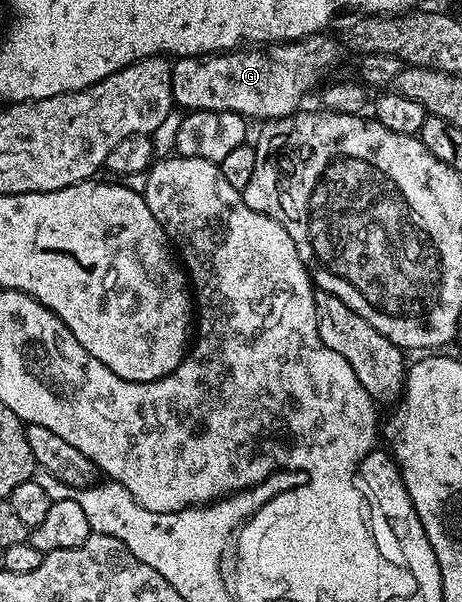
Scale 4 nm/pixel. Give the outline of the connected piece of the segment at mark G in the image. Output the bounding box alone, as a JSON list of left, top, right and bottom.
[171,32,344,120]

